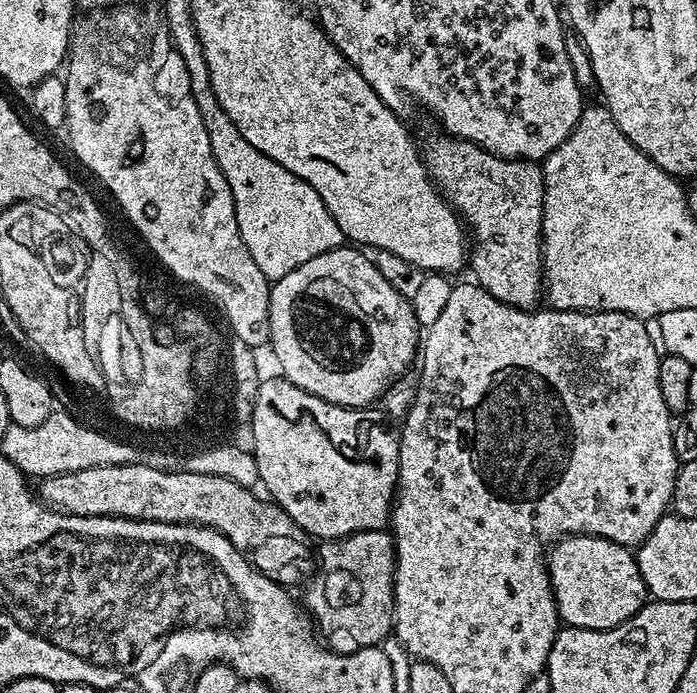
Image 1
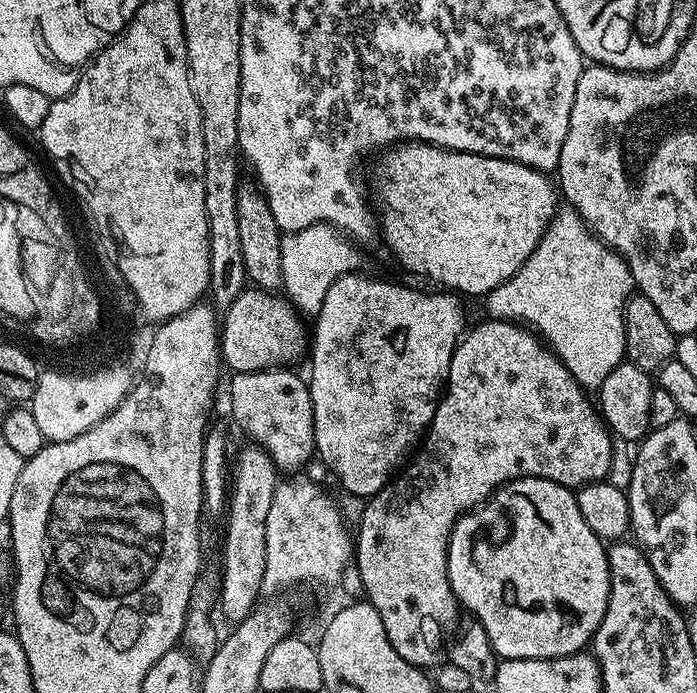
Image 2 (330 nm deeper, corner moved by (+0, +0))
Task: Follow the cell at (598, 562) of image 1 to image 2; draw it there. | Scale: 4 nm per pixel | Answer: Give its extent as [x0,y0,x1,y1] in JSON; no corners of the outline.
[448,476,610,660]

